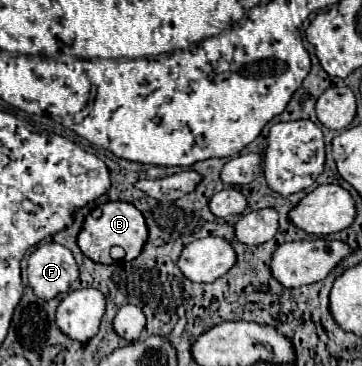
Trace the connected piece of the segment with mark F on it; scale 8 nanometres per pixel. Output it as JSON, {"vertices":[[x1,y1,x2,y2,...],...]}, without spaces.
{"vertices":[[47,243,35,249,29,257,27,273,29,285,43,301,67,293,79,277,73,253,59,243]]}

